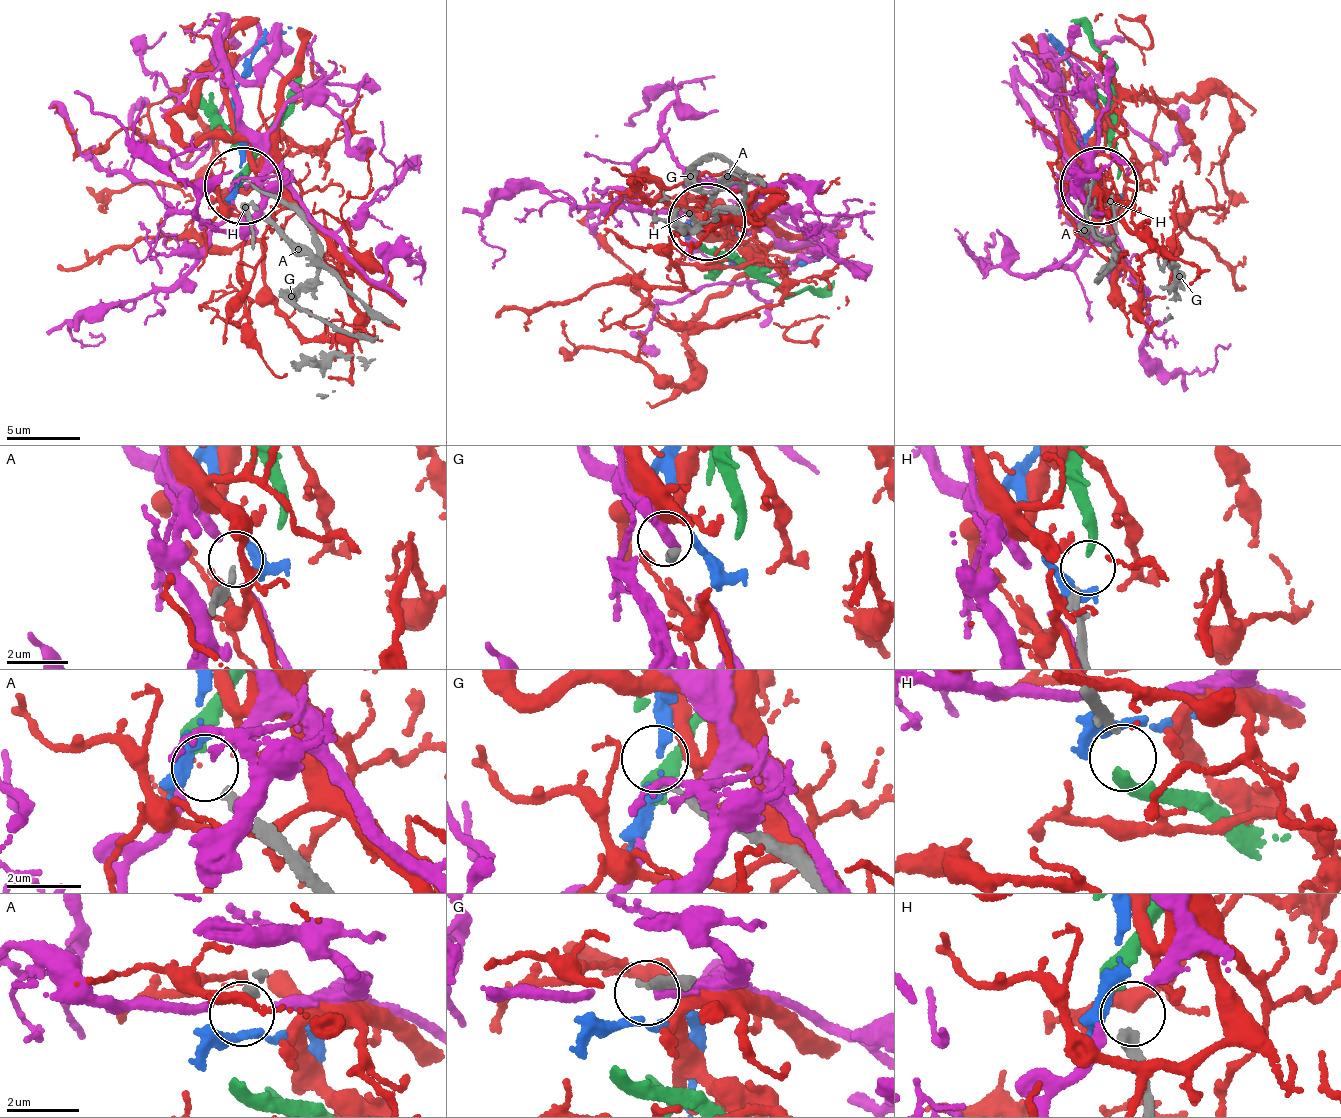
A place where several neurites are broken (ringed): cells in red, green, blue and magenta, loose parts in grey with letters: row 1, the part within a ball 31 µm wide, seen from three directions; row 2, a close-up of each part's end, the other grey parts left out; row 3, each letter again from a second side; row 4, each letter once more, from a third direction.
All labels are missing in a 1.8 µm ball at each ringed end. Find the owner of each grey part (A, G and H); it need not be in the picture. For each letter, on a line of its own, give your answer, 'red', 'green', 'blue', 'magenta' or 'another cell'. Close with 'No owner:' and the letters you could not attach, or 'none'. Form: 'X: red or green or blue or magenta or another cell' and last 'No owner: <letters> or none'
A: blue
G: another cell
H: green
No owner: G

